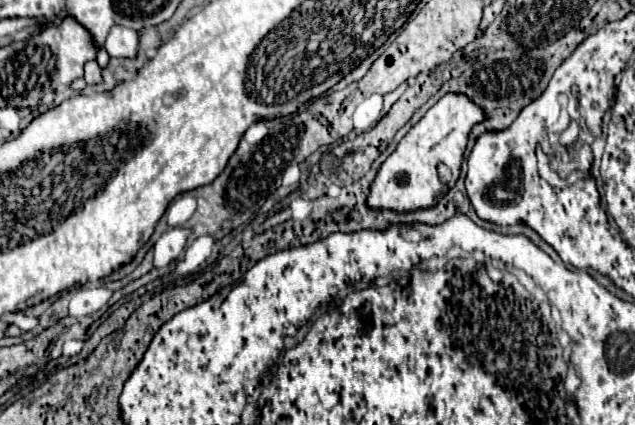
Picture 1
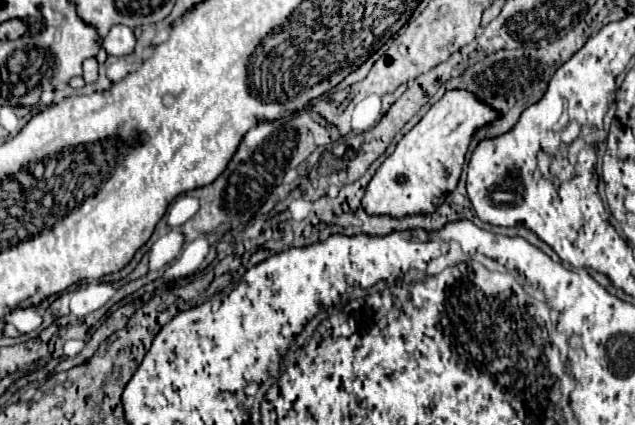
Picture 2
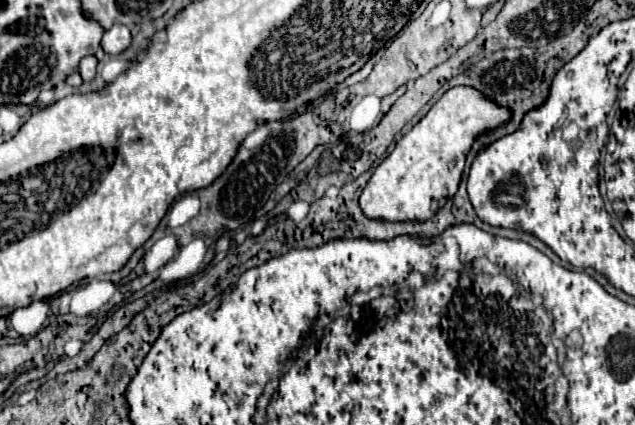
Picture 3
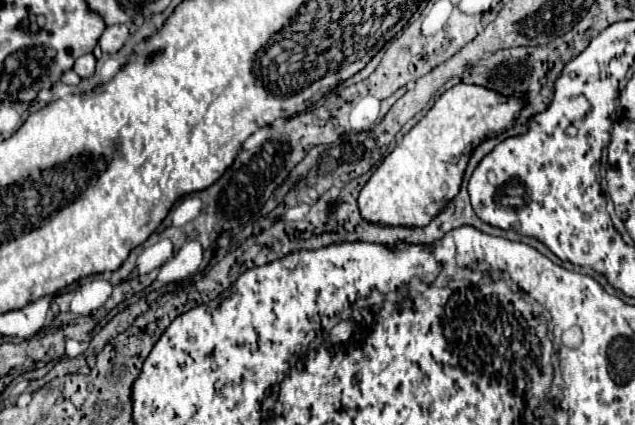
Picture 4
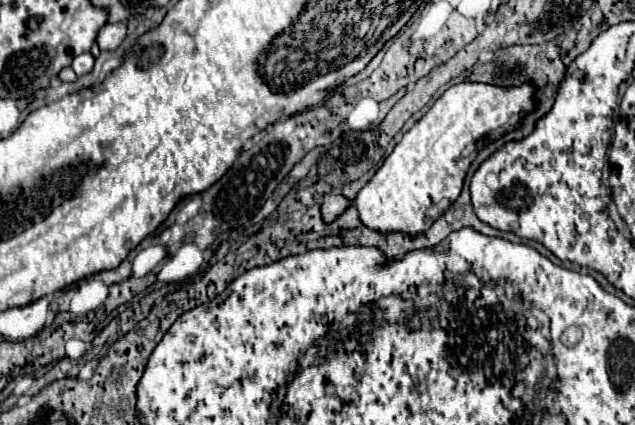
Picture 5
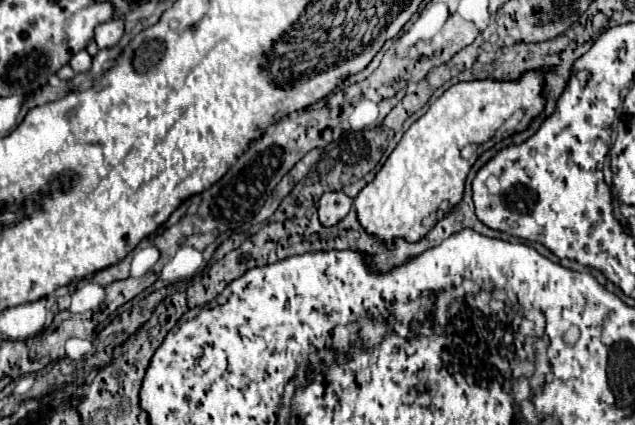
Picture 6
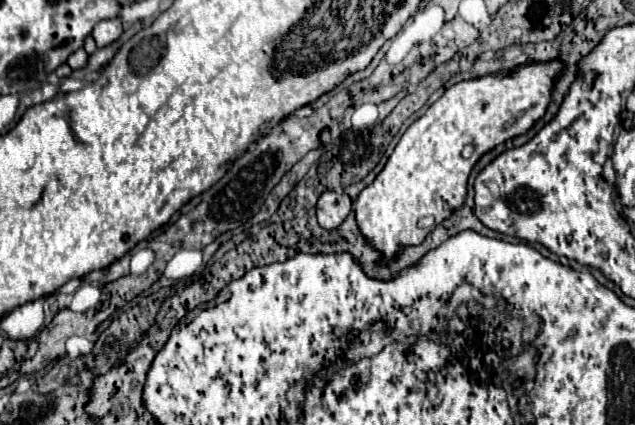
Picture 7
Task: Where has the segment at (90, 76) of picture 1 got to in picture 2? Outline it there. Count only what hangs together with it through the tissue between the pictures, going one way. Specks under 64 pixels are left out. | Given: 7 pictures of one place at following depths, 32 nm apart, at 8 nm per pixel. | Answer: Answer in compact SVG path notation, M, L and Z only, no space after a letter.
M96 58L84 60L84 64L82 64L82 78L84 78L88 84L98 78L98 62L96 62Z

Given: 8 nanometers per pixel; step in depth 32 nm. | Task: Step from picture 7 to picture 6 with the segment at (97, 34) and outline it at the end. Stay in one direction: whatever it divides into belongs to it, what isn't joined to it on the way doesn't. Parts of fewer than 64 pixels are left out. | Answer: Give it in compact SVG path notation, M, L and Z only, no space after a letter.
M108 20L108 22L96 26L94 40L96 40L98 48L110 48L110 46L118 44L122 34L124 34L124 22L122 20Z

